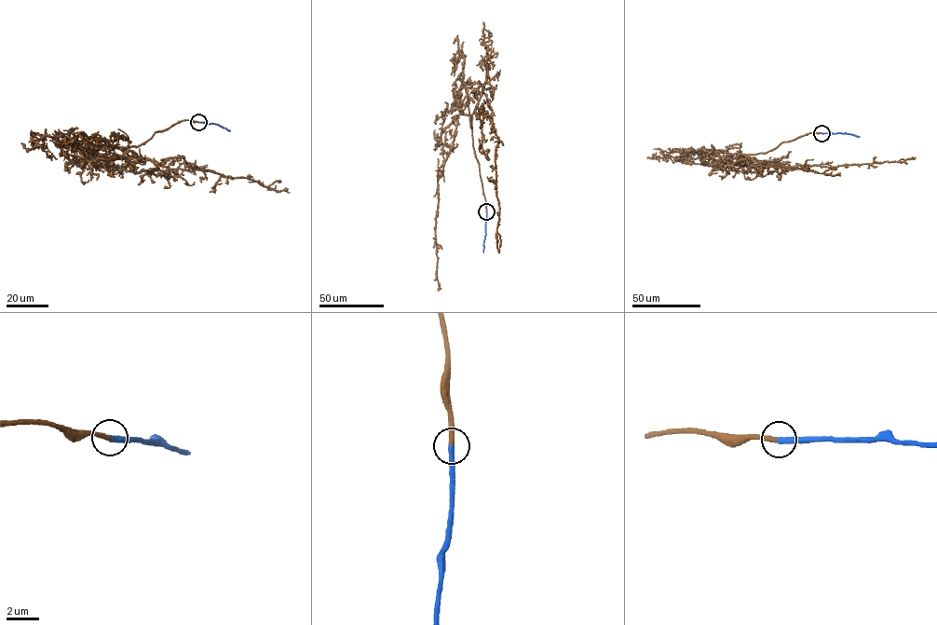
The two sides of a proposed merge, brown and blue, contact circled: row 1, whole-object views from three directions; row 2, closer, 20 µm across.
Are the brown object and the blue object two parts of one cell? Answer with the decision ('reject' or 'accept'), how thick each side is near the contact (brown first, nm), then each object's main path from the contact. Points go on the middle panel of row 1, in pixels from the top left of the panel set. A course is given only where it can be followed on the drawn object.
accept | 320/360 nm | brown via (486, 211), (473, 145), (471, 117), (459, 115), (451, 150), (438, 171), (435, 241), (438, 290) | blue via (486, 211), (483, 252)

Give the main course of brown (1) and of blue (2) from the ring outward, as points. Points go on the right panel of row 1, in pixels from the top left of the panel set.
1: (821, 133), (810, 132), (781, 142), (766, 153), (740, 154), (760, 162), (790, 167), (834, 167), (916, 158)
2: (821, 133), (859, 136)

